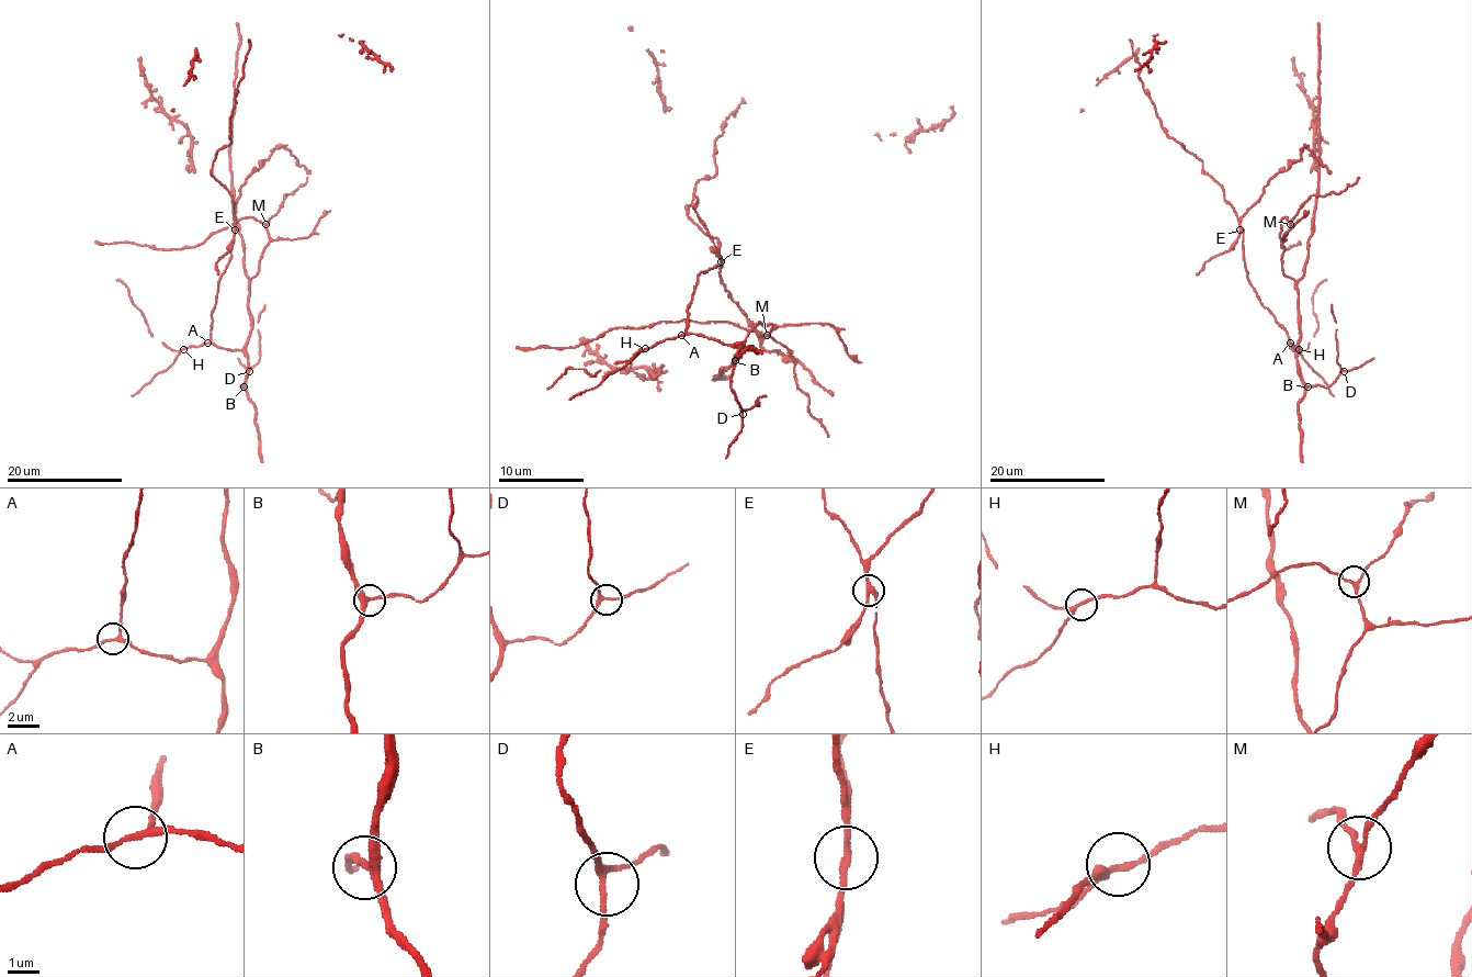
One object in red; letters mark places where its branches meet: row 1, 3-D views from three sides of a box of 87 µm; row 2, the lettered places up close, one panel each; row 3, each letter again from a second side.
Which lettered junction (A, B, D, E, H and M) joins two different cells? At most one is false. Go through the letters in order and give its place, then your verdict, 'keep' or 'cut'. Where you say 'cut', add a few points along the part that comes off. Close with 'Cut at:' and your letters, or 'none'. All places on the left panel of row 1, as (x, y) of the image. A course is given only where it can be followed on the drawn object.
A: at (207, 343); keep
B: at (244, 386); keep
D: at (249, 371); keep
E: at (235, 229); cut; foreign part runs (235, 229), (234, 203), (239, 188), (278, 147), (286, 148), (309, 173)
H: at (183, 349); keep
M: at (265, 224); keep
Cut at: E

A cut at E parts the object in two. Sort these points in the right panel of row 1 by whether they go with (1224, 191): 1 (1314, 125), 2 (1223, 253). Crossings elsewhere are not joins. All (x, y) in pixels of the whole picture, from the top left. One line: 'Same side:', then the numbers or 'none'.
Same side: 1

